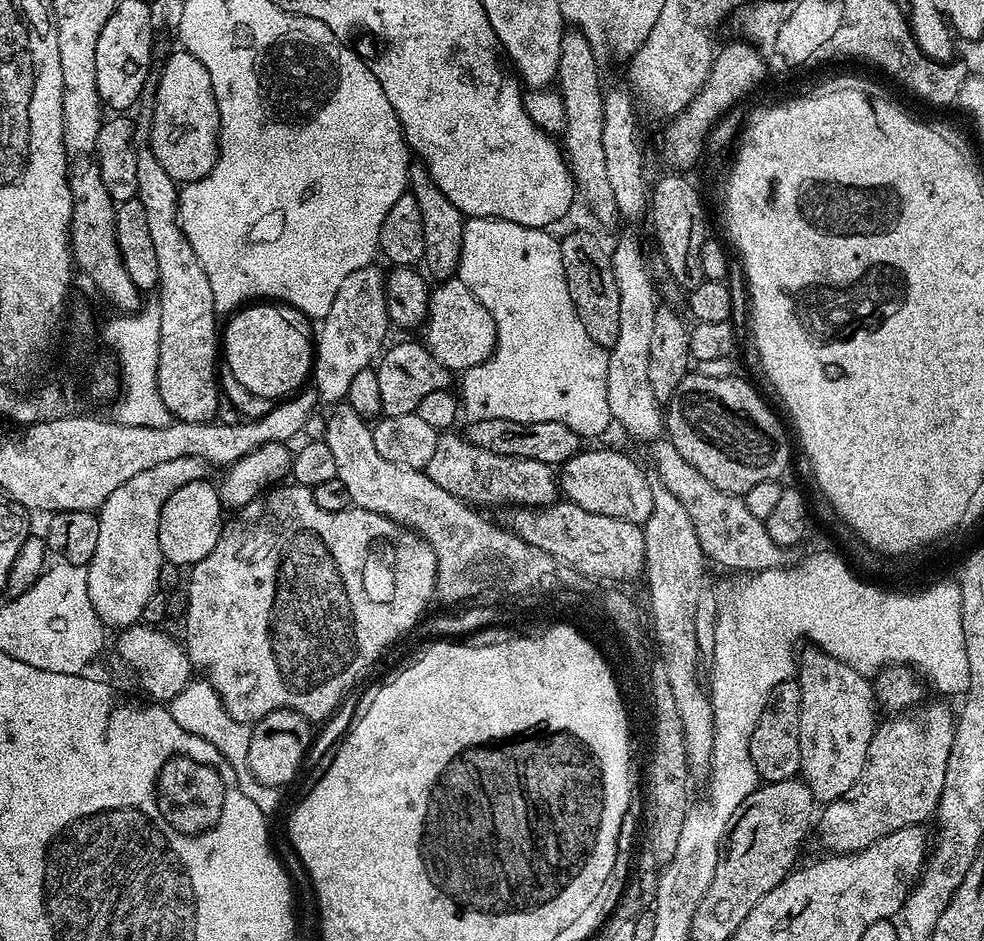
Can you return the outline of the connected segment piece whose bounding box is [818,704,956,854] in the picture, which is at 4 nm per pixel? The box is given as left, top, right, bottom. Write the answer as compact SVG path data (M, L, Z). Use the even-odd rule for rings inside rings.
M932 704L928 709L924 706L915 710L905 710L889 715L889 720L881 719L876 726L876 733L870 738L870 750L866 754L866 766L862 770L862 774L858 778L858 782L854 782L854 786L850 786L850 790L846 790L846 794L842 794L842 798L838 798L834 802L823 805L822 811L818 816L818 828L820 824L820 844L825 848L825 853L841 854L853 853L865 850L866 847L872 843L878 842L884 835L891 832L898 831L900 828L908 828L912 825L923 825L924 820L931 821L936 814L936 807L940 801L942 794L942 782L946 782L946 758L950 758L950 746L954 742L954 730L956 729L956 722L954 719L954 712L947 708L944 704Z

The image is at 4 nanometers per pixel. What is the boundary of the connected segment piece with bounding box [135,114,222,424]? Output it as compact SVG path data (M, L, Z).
M145 114L136 125L136 153L138 154L138 190L137 197L146 210L146 226L150 226L150 239L154 241L154 254L158 254L158 274L160 282L160 341L158 342L158 392L162 394L162 402L166 406L169 417L186 422L202 422L203 424L217 419L216 411L222 405L222 389L218 383L218 313L214 306L214 290L210 290L210 278L206 278L206 270L194 254L194 246L186 238L180 228L178 213L180 211L180 193L177 181L162 170L162 162L154 158L154 150L150 143L152 117Z

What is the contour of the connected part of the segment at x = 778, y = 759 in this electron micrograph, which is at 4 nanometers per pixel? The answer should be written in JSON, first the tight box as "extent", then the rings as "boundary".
{"extent":[750,678,802,784],"boundary":[[[795,678],[778,682],[774,690],[766,698],[766,706],[762,706],[762,714],[758,718],[758,726],[754,726],[754,734],[750,734],[750,762],[754,762],[754,770],[761,781],[773,784],[783,780],[791,780],[800,770],[800,747],[798,746],[798,718],[802,710],[802,690]]]}

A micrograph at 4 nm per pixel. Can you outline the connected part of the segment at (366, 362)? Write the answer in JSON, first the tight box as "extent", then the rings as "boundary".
{"extent":[314,266,390,406],"boundary":[[[376,266],[354,270],[354,274],[350,274],[350,278],[346,278],[346,282],[342,282],[338,288],[334,306],[330,306],[330,314],[319,321],[320,333],[314,336],[314,388],[319,399],[323,403],[325,400],[328,406],[347,397],[350,382],[354,382],[354,374],[369,367],[385,347],[384,335],[390,329],[384,293],[385,279],[385,273],[380,273]]]}

